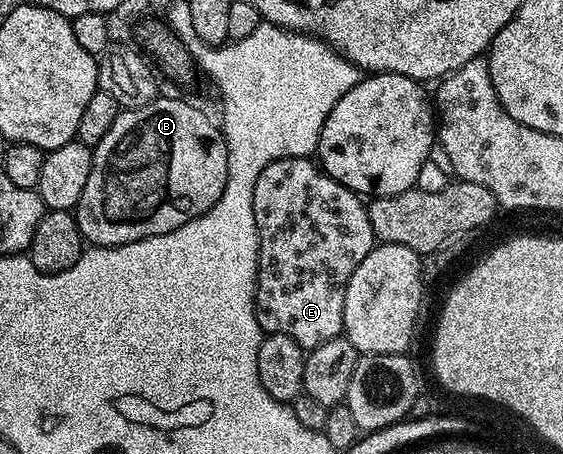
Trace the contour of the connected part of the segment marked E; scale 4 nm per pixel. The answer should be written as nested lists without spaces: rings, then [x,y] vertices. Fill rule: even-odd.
[[[286,156],[284,160],[273,160],[267,163],[265,170],[257,174],[257,186],[253,186],[253,218],[255,232],[259,236],[259,269],[255,279],[255,313],[259,327],[267,334],[285,334],[297,342],[305,350],[321,346],[321,342],[329,342],[333,338],[344,335],[343,319],[345,318],[345,294],[357,266],[365,262],[365,258],[373,251],[377,243],[373,234],[373,226],[369,222],[367,204],[356,193],[339,184],[332,176],[328,176],[314,159],[305,156]]]

